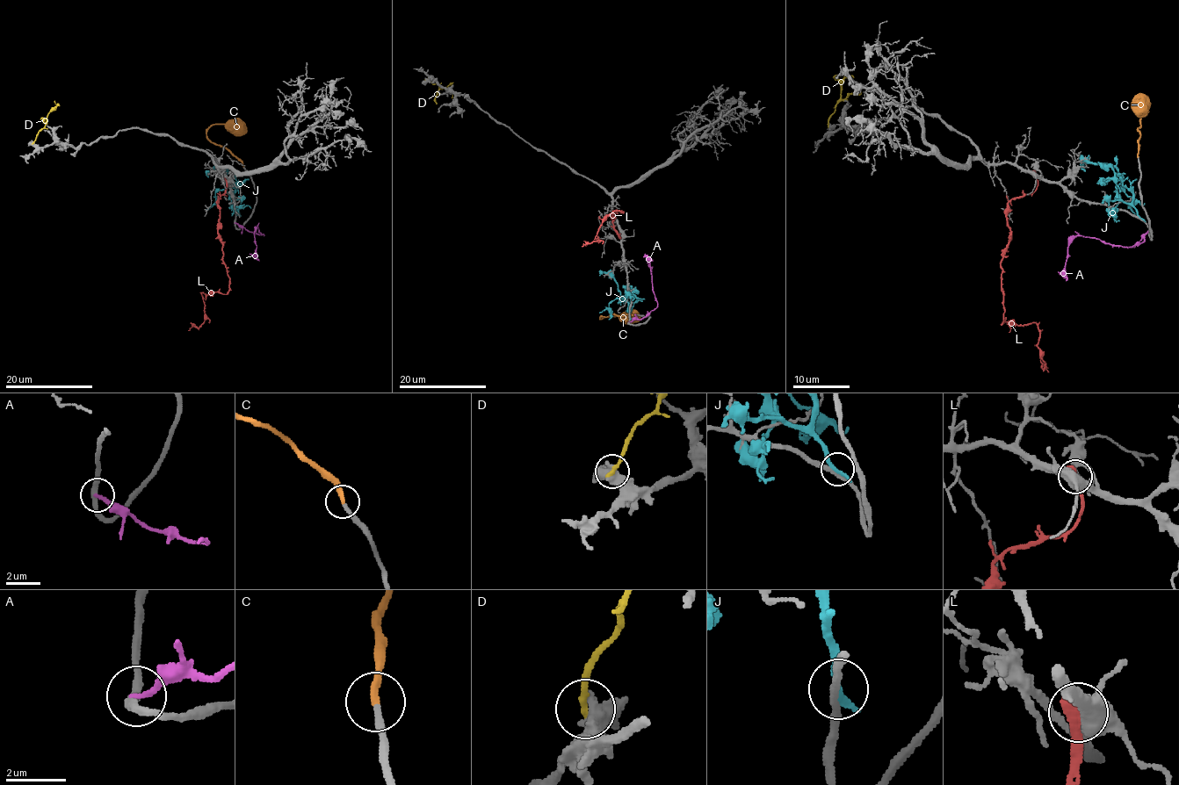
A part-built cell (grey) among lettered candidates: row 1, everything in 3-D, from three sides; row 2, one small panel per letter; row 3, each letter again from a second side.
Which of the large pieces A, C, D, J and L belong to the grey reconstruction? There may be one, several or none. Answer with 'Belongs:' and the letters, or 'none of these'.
Belongs: C

